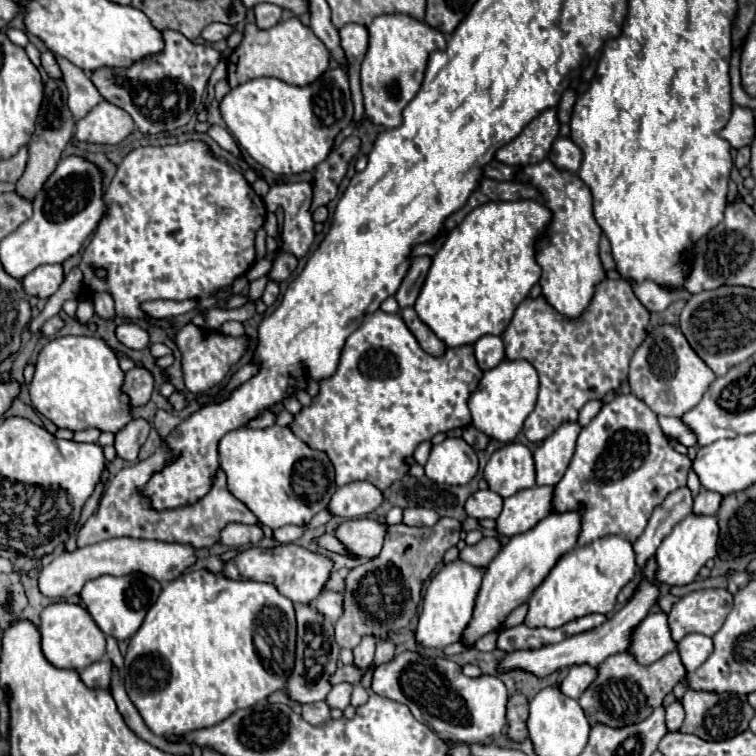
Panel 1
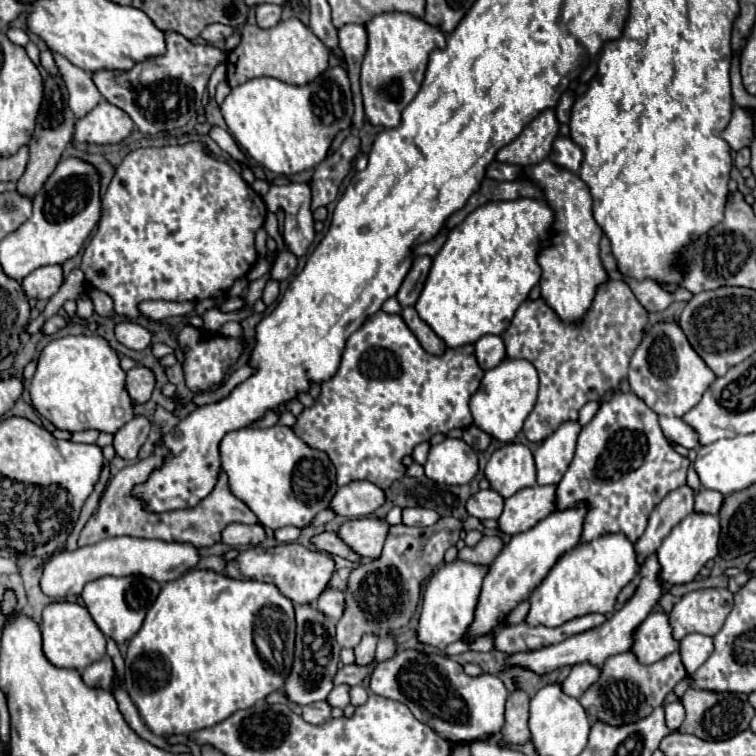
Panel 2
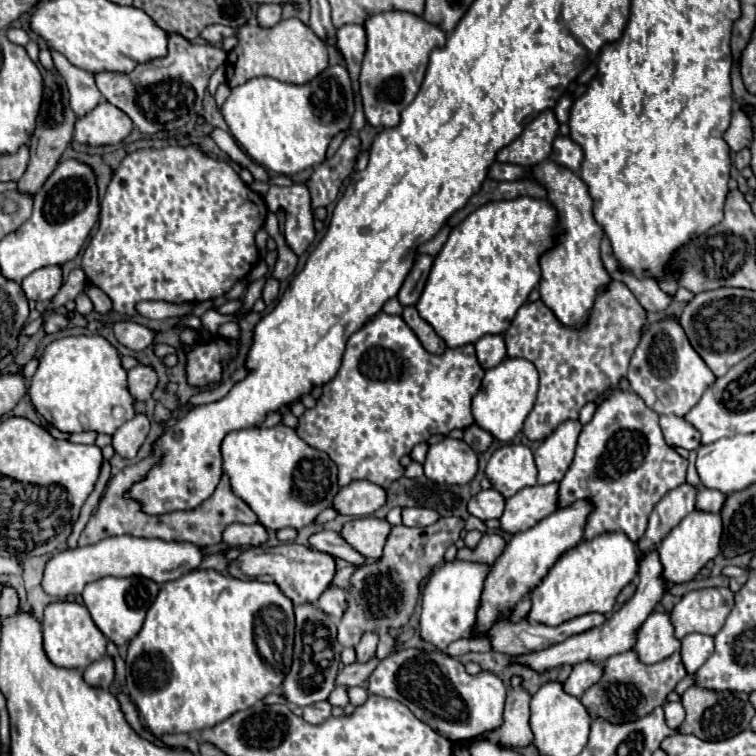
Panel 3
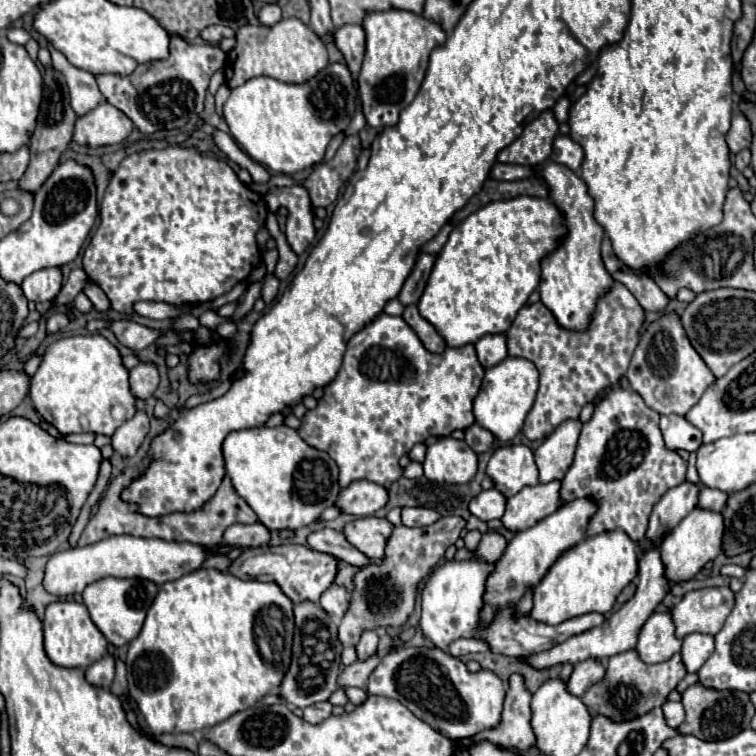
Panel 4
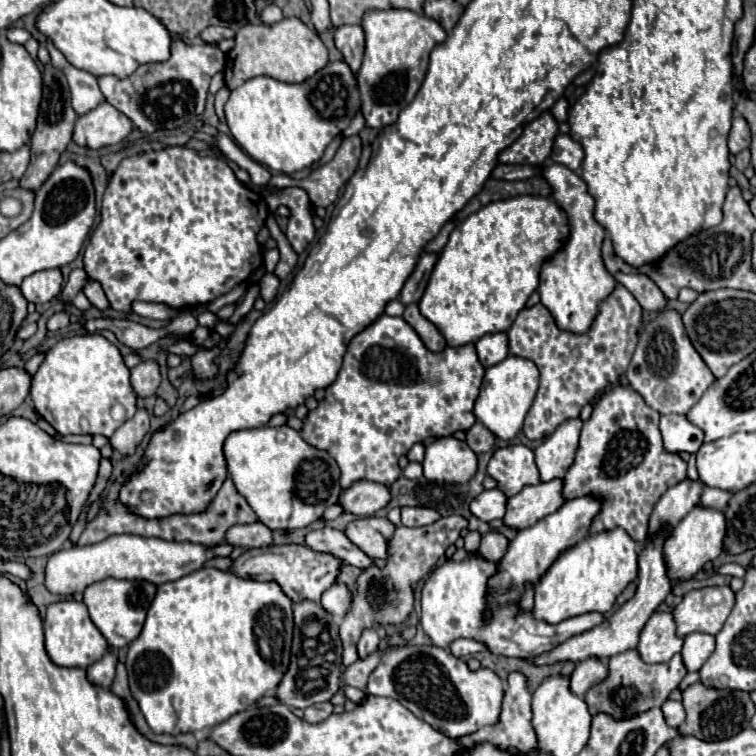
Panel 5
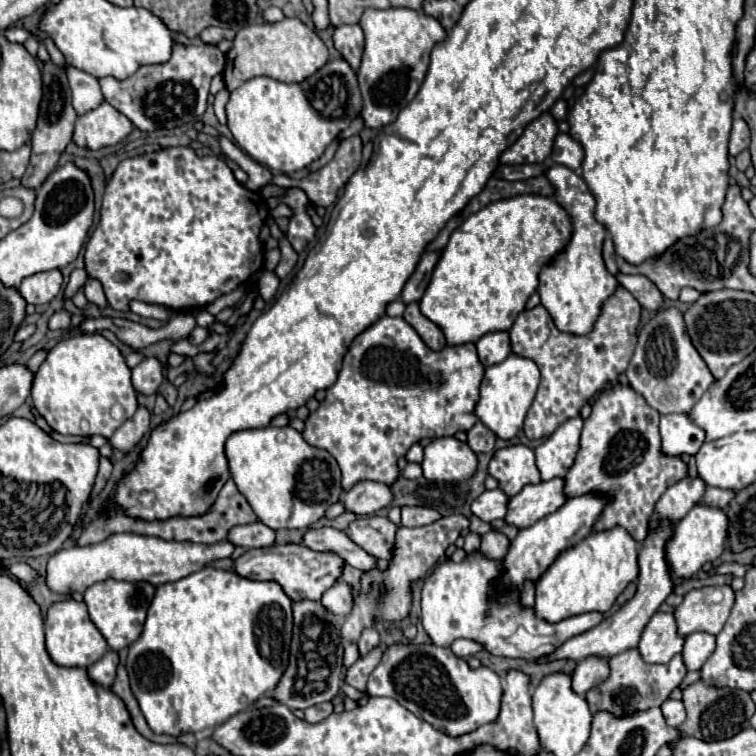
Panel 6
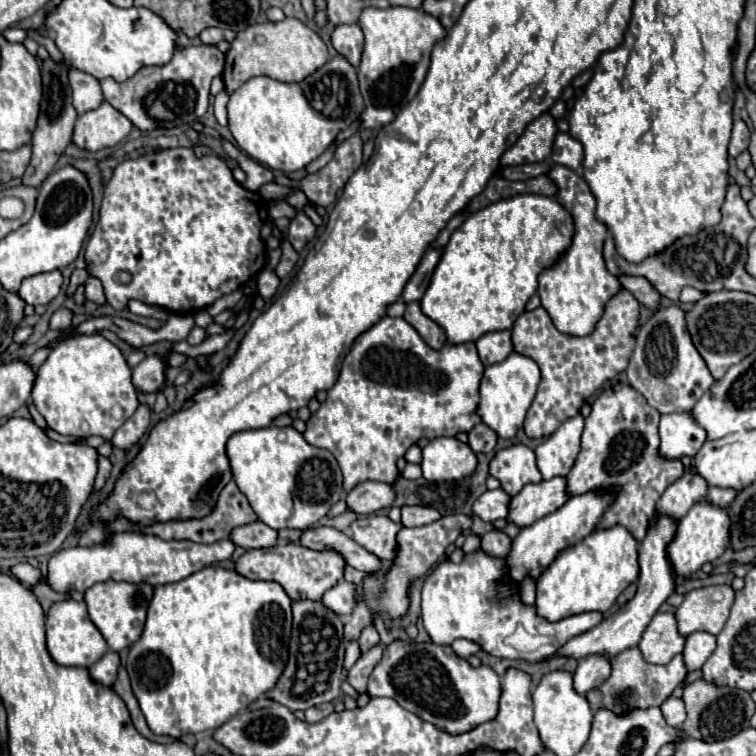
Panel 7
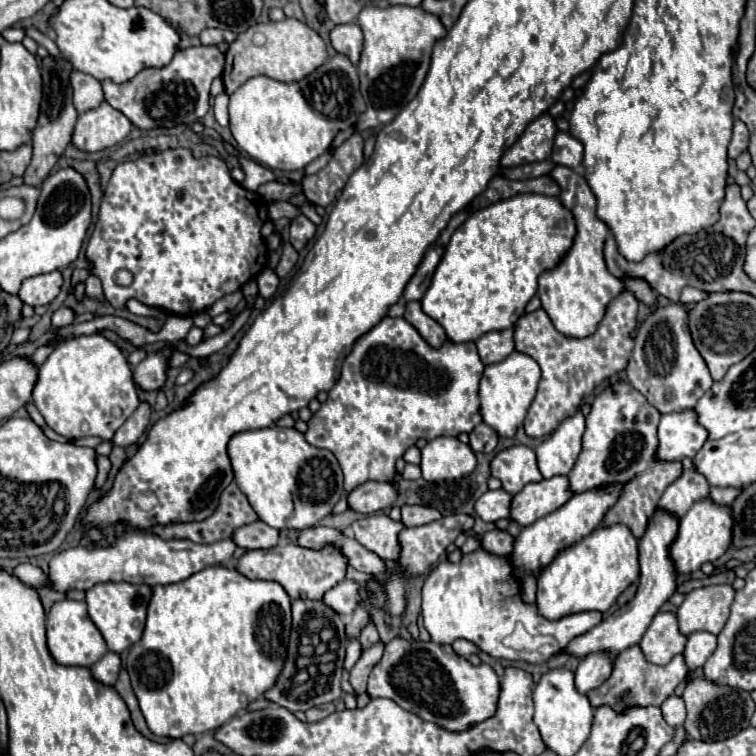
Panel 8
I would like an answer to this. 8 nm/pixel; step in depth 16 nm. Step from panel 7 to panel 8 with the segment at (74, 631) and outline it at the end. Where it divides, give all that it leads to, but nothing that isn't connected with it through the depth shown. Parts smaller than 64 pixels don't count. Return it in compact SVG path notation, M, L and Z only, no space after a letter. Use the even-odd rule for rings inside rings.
M62 600L50 608L50 612L46 614L46 638L48 638L48 650L52 658L62 666L90 668L96 660L100 660L108 652L108 646L100 630L94 626L94 622L88 616L86 604L76 600Z

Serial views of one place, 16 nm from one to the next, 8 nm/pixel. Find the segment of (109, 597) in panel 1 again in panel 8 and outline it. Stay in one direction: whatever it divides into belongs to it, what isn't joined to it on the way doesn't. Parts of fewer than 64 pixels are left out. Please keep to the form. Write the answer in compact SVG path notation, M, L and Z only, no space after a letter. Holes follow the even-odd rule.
M102 582L86 590L86 604L92 622L102 632L108 648L112 652L122 652L136 644L144 632L146 608L152 598L152 586L148 584L130 584L130 582Z

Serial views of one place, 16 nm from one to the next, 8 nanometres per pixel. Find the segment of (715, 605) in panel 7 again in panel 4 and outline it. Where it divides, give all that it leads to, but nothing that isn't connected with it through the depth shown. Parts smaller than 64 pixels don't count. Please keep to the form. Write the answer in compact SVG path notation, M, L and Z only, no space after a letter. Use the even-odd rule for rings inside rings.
M726 586L688 592L670 612L676 626L676 636L684 638L692 632L714 636L724 626L732 606L734 592Z

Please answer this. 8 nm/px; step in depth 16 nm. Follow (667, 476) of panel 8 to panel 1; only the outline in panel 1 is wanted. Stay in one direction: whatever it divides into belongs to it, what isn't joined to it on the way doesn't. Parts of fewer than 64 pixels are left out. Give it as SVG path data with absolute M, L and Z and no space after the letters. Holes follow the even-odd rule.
M618 394L614 402L602 406L598 416L582 428L576 450L570 460L570 466L562 480L554 486L552 494L552 512L570 512L582 510L582 524L578 534L578 546L590 544L596 538L604 536L624 536L624 540L634 542L646 528L648 518L656 506L664 502L664 498L686 486L688 470L692 460L686 454L678 454L664 438L664 432L658 426L656 414L634 394Z

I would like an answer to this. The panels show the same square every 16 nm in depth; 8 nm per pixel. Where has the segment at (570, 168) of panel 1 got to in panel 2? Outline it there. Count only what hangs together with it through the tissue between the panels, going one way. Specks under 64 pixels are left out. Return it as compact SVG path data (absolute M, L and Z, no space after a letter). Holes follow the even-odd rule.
M558 136L552 144L552 152L548 156L556 166L566 168L570 172L578 172L580 164L582 164L582 152L580 146L576 146L570 138Z

